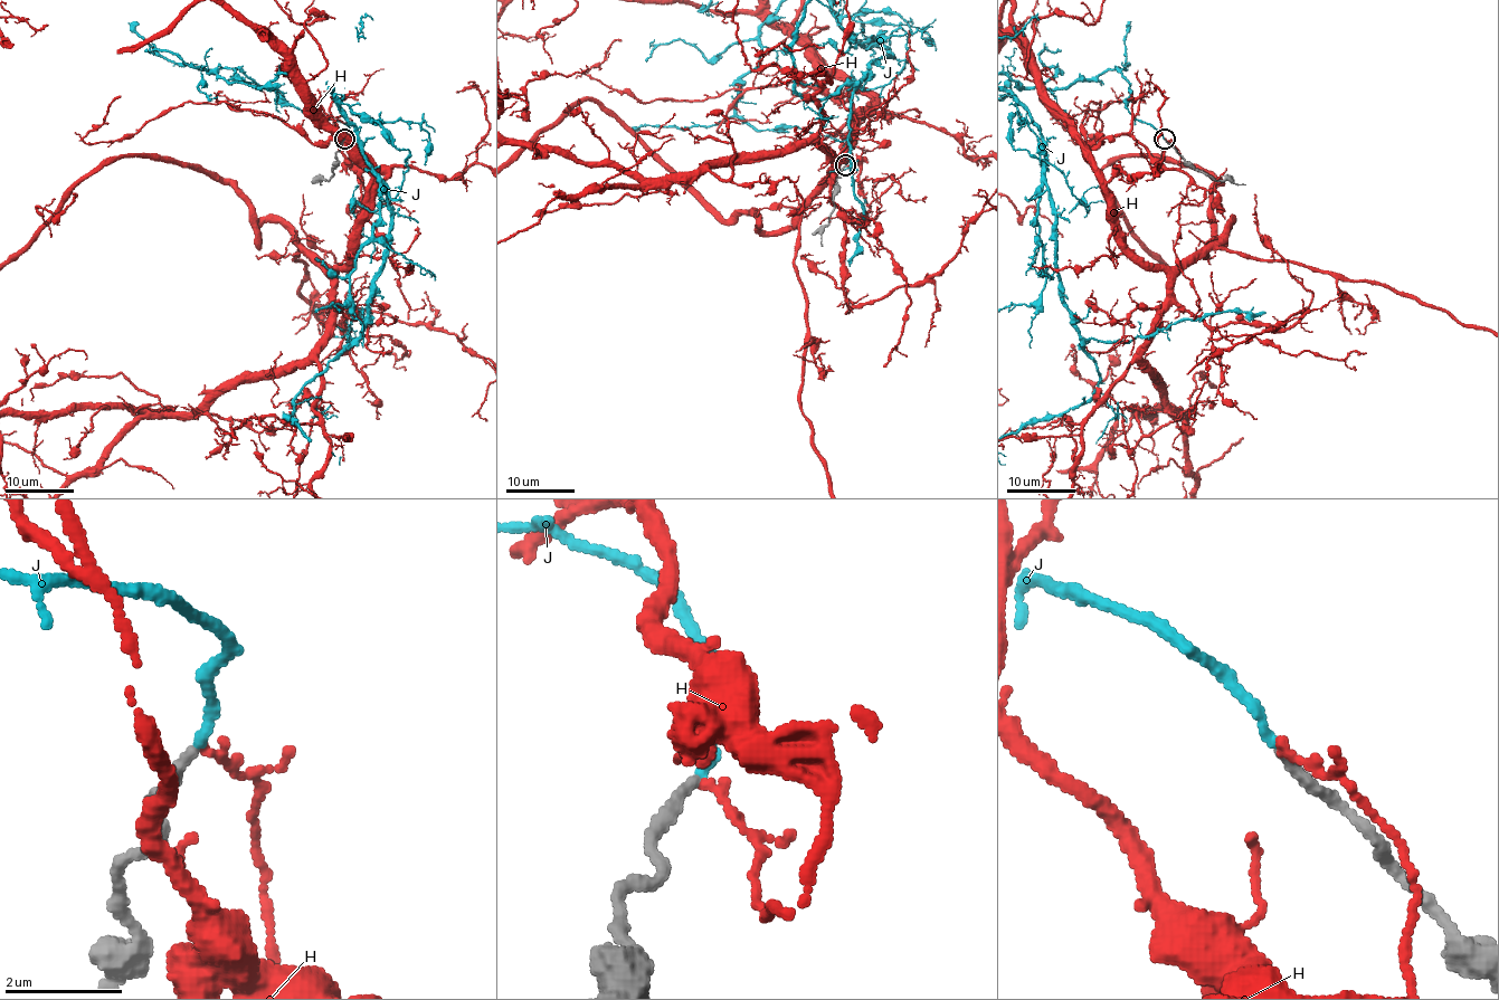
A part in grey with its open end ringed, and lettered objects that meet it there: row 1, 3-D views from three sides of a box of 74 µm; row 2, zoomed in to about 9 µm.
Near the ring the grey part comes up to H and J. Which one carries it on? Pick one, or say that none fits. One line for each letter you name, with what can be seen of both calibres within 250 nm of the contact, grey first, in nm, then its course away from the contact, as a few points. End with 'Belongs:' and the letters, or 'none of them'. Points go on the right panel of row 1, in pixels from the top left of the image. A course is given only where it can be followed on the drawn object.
J: 190/160 nm
Belongs: J

